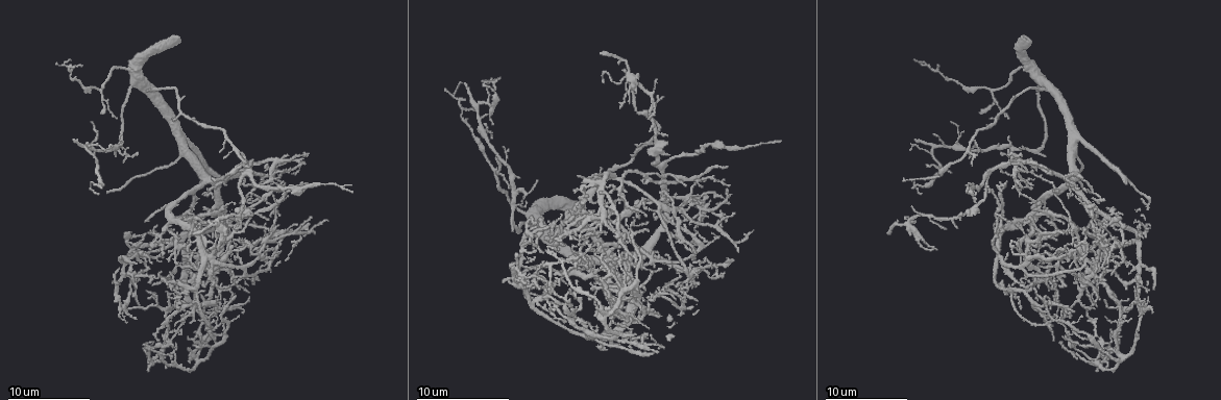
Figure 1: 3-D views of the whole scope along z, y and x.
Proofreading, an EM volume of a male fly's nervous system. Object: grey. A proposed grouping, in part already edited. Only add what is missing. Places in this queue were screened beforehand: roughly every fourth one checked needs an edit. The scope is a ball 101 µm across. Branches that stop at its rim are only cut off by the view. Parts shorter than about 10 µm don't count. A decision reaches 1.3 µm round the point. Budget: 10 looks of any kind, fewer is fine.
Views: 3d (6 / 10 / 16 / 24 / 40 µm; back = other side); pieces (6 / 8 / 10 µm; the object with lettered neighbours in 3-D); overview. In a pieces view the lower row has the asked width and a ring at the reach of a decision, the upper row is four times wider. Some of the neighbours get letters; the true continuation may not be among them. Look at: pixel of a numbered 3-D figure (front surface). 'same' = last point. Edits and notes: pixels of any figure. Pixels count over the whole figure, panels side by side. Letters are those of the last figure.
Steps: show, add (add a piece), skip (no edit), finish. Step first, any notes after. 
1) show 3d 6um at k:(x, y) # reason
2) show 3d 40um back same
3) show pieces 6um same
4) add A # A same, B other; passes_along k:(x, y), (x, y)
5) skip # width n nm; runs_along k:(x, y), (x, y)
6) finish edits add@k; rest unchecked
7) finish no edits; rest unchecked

show pieces 8um at 1:(180, 282) # branch stops here

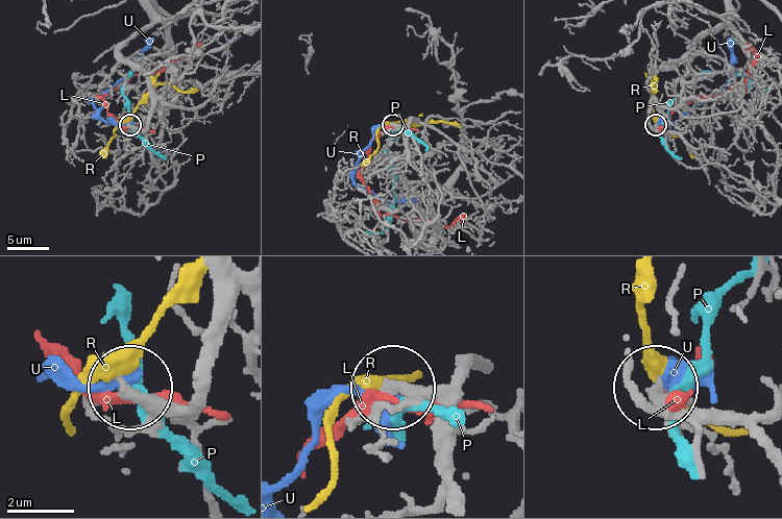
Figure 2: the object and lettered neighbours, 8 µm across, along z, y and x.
skip # width 330 nm; L other, P other, R other, U other; runs_along 2:(479, 366), (436, 382), (397, 382); none of them fits

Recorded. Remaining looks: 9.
show pieces 10um at 1:(103, 111) # free end

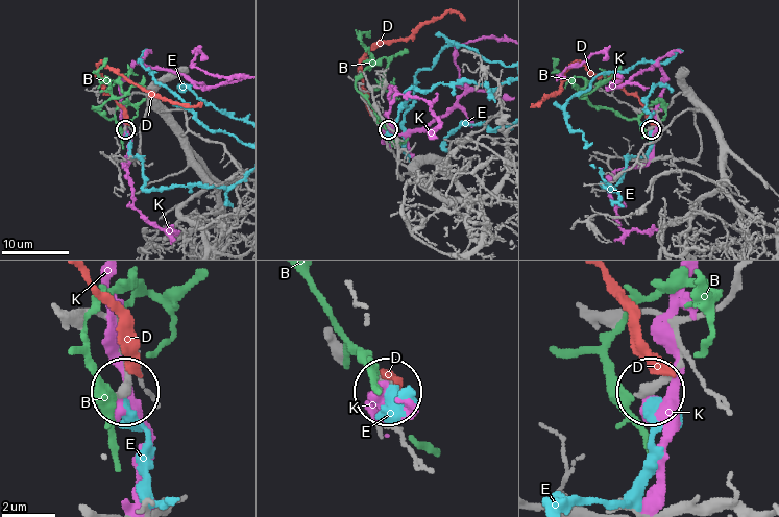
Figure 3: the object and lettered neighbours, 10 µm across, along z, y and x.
skip # B other, D other, E other, K other; runs_along 3:(740, 280), (723, 301), (682, 321), (676, 362), (651, 387); no lettered piece goes on from it

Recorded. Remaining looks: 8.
show pieces 10um at 1:(73, 140) # an open end

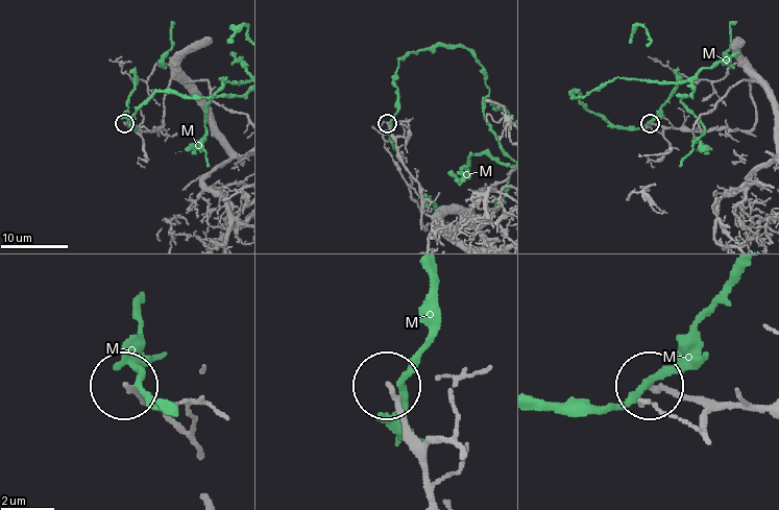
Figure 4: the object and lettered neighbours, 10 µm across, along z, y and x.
skip # M other; runs_along 4:(422, 222), (420, 184), (404, 164), (386, 123); no lettered piece goes on from it

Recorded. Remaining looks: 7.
show 3d 6um at 1:(107, 191) # free end

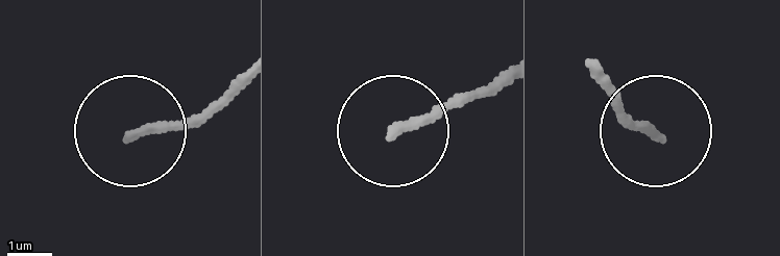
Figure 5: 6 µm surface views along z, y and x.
show pieces 10um at 5:(395, 129)

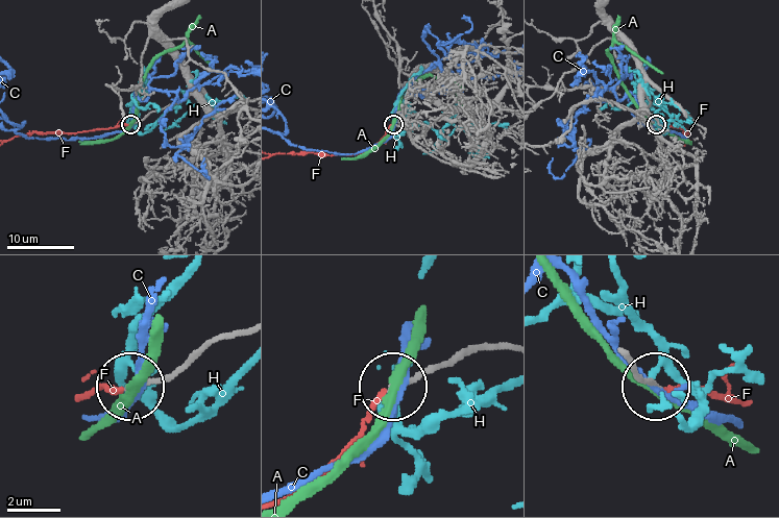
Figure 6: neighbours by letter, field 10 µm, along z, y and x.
add F # A other, C other, F same, H other; it goes on there

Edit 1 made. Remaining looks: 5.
show overview # redraw

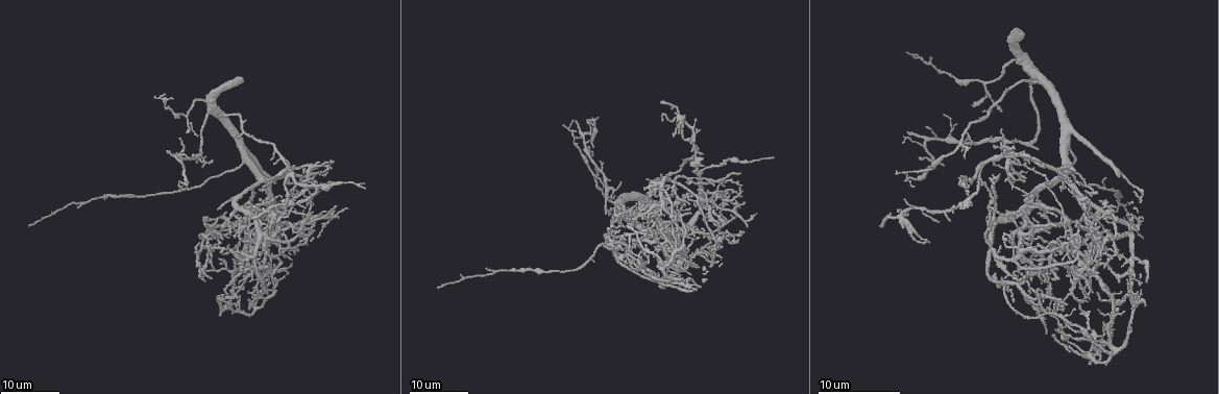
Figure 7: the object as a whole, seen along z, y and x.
show 3d 24um at 7:(221, 259) # an open end

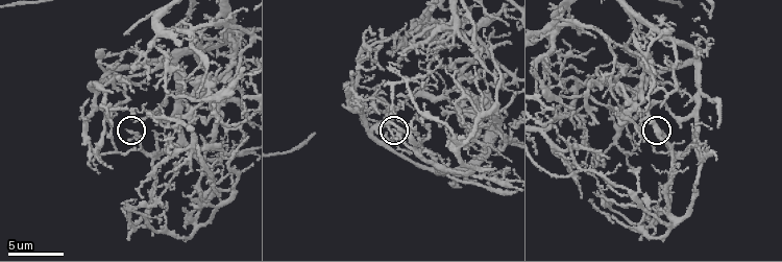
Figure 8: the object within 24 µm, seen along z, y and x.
show pieces 10um at 8:(130, 131)

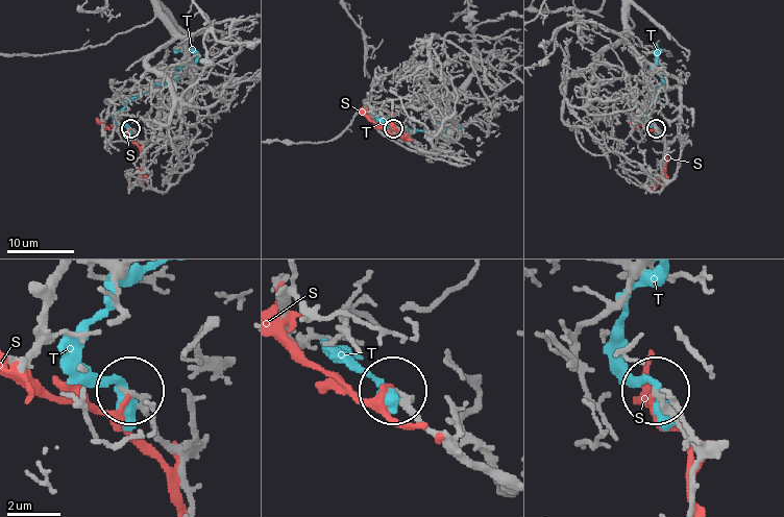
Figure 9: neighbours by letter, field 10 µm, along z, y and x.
skip # S other, T other; none of them fits

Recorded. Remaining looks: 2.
finish edits add@6; rest unchecked

